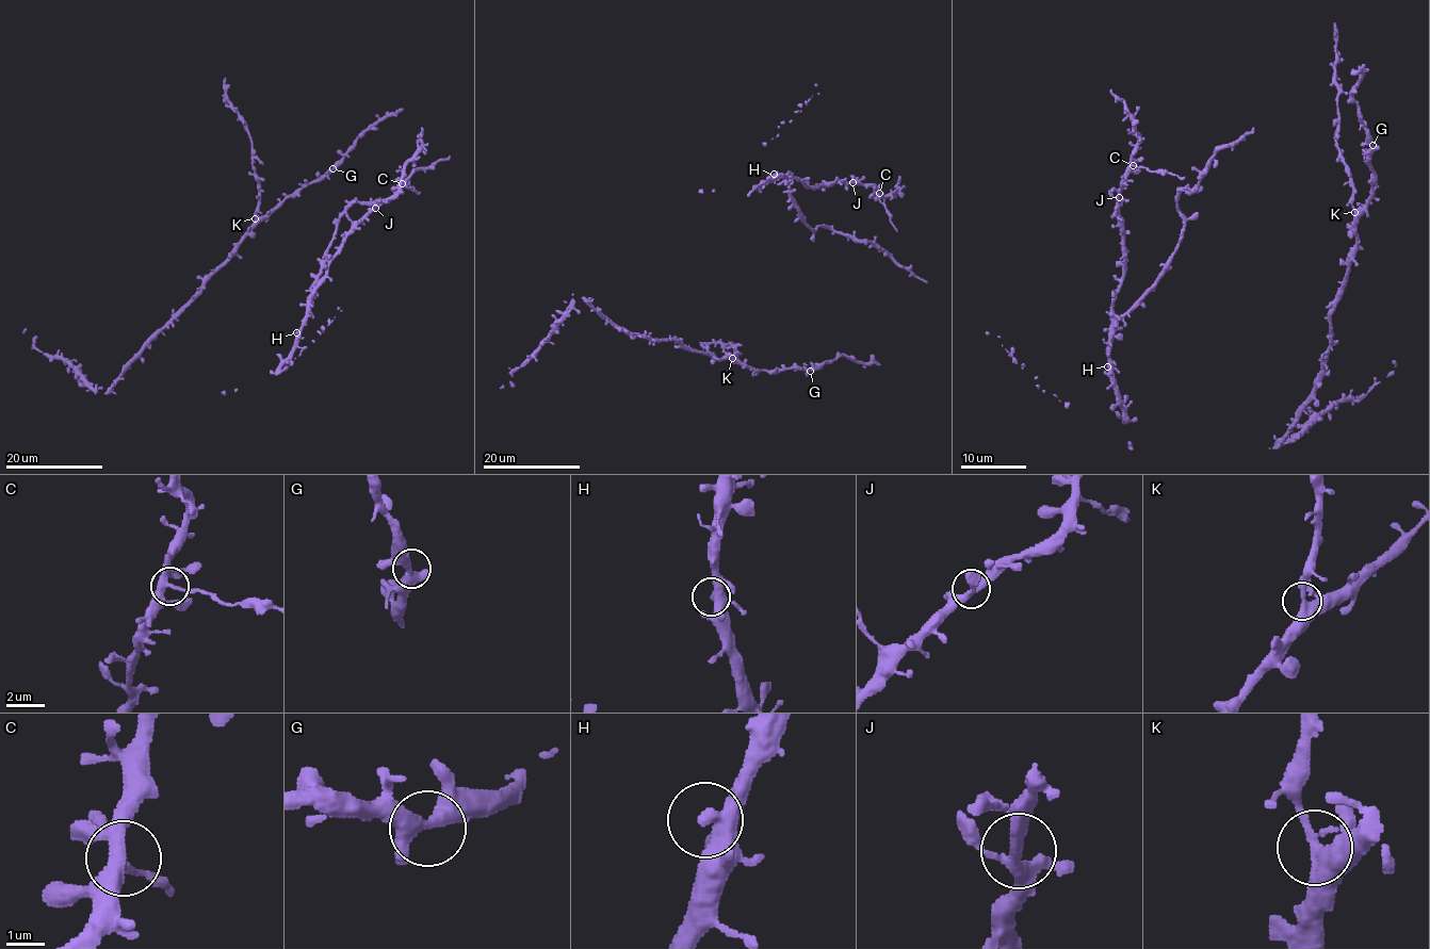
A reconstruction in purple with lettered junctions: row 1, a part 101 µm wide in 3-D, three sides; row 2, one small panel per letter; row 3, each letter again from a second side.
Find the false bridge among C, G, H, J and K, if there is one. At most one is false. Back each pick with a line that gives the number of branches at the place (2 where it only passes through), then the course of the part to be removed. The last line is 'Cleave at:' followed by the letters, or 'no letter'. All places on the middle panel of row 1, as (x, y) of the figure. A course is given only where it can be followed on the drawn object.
C: 4 branches meet; foreign part runs (878, 192), (878, 199), (896, 231)
Cleave at: C

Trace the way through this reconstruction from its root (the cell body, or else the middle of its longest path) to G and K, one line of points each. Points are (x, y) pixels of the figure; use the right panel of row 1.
G: (1353, 72), (1360, 72), (1361, 79), (1351, 94), (1351, 100), (1358, 107), (1358, 119), (1372, 145)
K: (1353, 72), (1361, 74), (1351, 100), (1371, 145), (1368, 160), (1372, 169), (1372, 196), (1354, 212)

